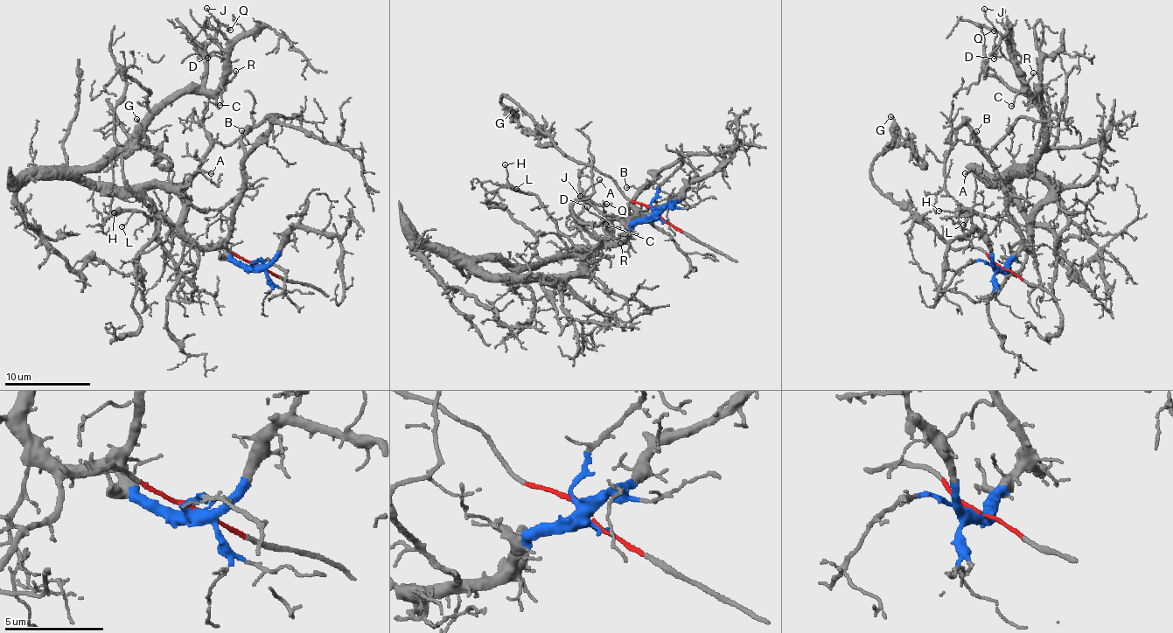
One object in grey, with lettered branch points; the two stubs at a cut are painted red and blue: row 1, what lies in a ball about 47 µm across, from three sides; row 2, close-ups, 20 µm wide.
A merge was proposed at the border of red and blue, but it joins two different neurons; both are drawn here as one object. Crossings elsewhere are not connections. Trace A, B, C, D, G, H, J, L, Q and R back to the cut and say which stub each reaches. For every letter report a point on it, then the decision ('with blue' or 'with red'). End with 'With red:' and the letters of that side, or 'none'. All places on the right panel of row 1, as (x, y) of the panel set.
A: (965, 173) | with blue
B: (976, 131) | with blue
C: (1011, 106) | with blue
D: (994, 59) | with blue
G: (890, 116) | with red
H: (939, 211) | with blue
J: (984, 9) | with blue
L: (963, 225) | with blue
Q: (994, 31) | with blue
R: (1033, 73) | with blue
With red: G

